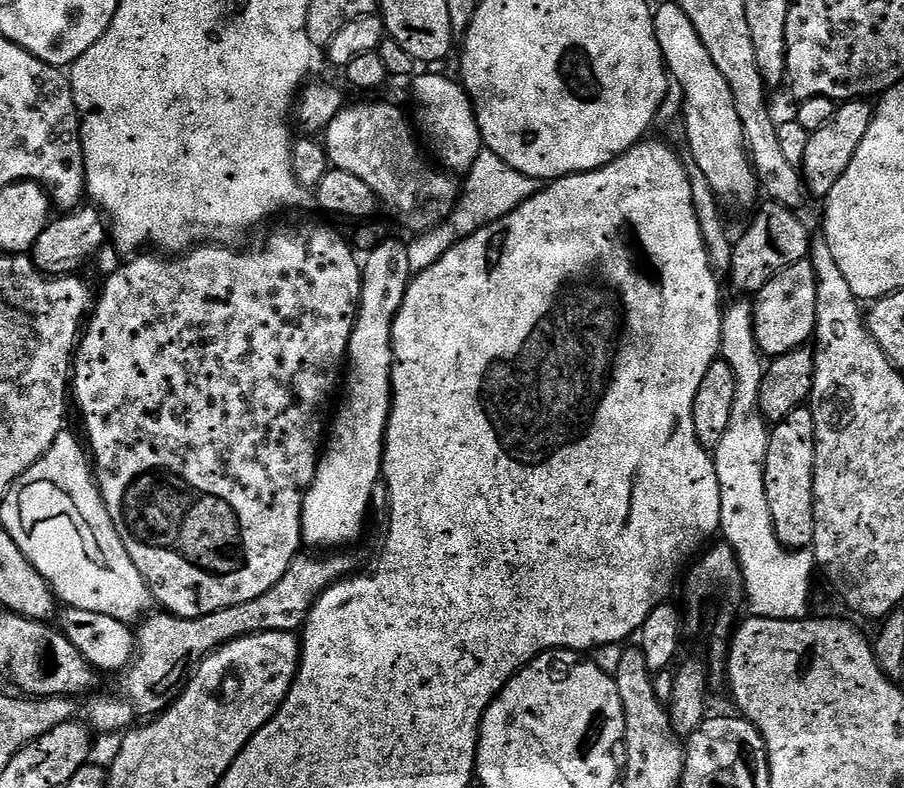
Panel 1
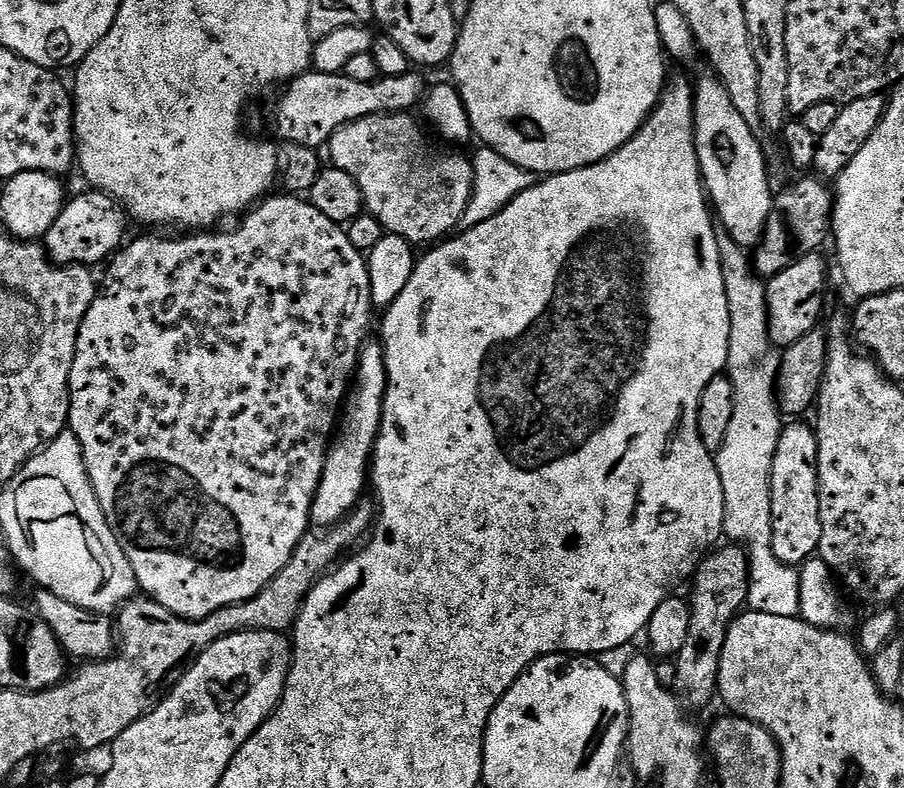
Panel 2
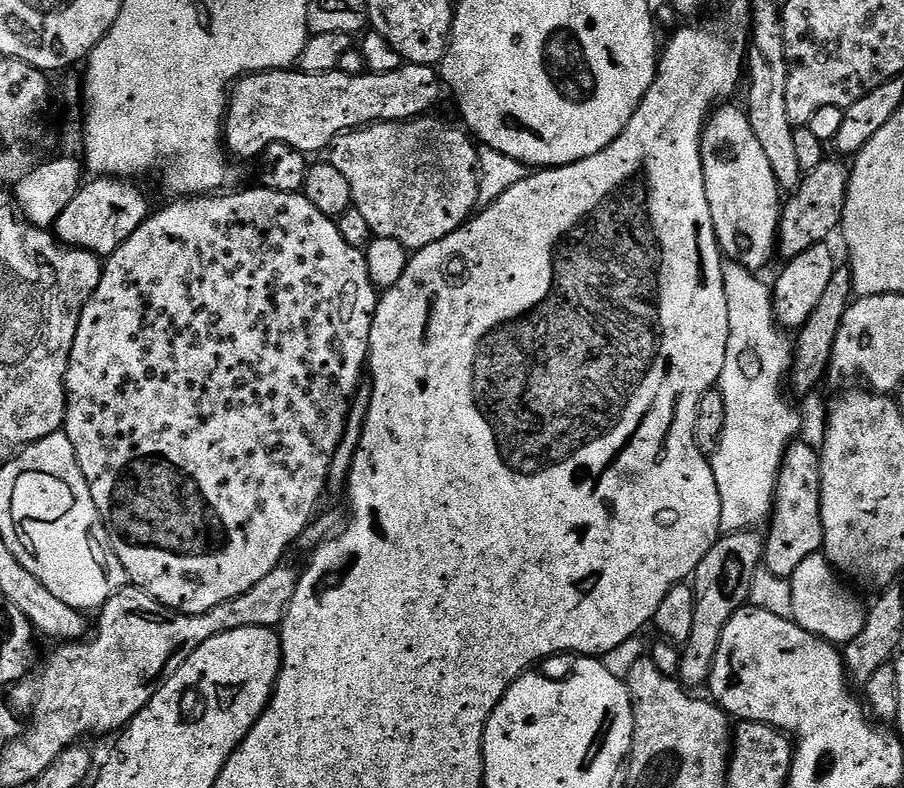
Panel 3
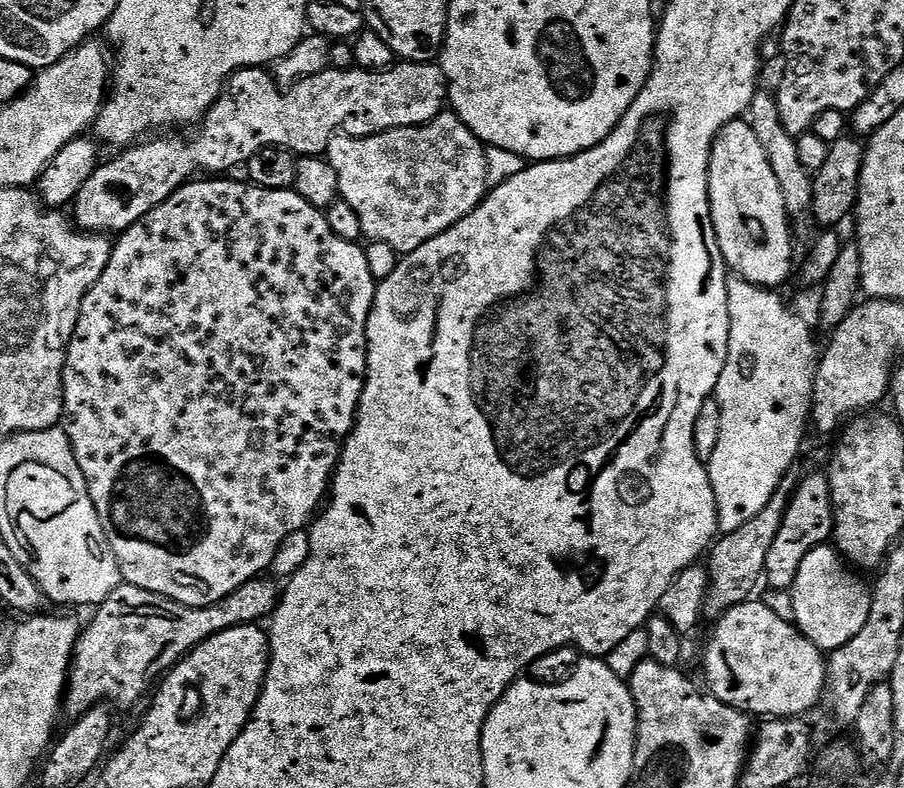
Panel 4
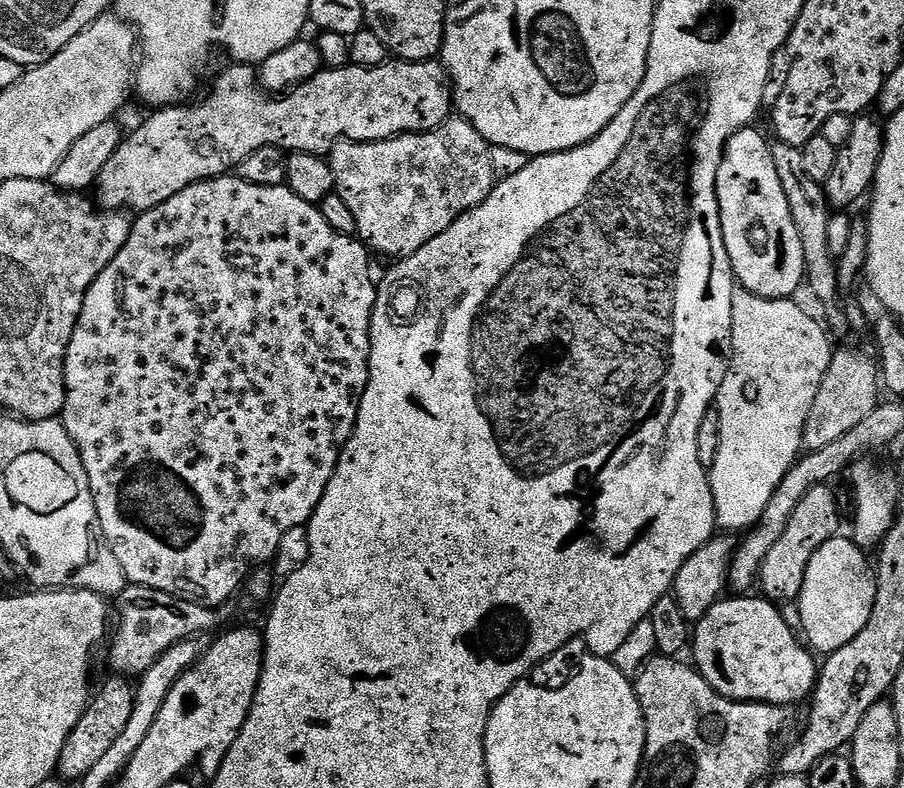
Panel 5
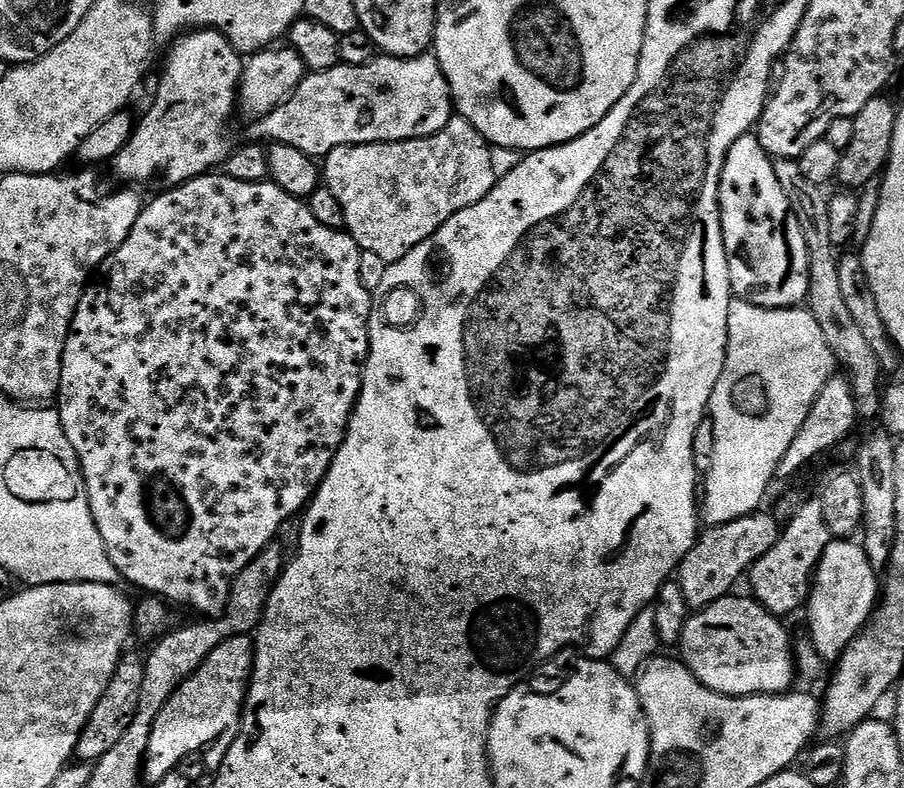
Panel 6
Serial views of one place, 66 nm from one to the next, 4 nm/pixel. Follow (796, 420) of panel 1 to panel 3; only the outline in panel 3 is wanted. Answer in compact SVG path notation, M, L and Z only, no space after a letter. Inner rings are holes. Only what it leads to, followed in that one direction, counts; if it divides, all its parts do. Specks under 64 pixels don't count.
M804 438L797 439L795 442L788 445L786 454L784 455L784 461L780 467L780 473L776 479L776 495L772 501L772 511L770 513L770 525L772 524L772 529L767 529L766 539L764 541L764 559L762 561L763 567L767 569L771 575L779 576L781 578L791 578L794 574L794 570L798 570L798 565L805 558L810 558L811 556L817 555L824 547L824 531L822 530L822 470L820 469L820 454L819 451L814 447L811 448L810 445L804 441Z

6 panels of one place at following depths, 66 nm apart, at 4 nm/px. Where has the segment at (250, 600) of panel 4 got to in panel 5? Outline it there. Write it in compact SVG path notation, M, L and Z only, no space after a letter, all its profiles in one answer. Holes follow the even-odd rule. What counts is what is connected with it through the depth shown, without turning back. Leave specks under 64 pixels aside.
M125 587L114 600L114 631L107 645L111 671L125 678L143 676L158 658L162 658L162 654L166 654L166 650L178 642L203 637L203 632L215 633L223 629L223 624L232 616L232 607L227 603L219 608L207 608L199 600L184 600L153 588Z

